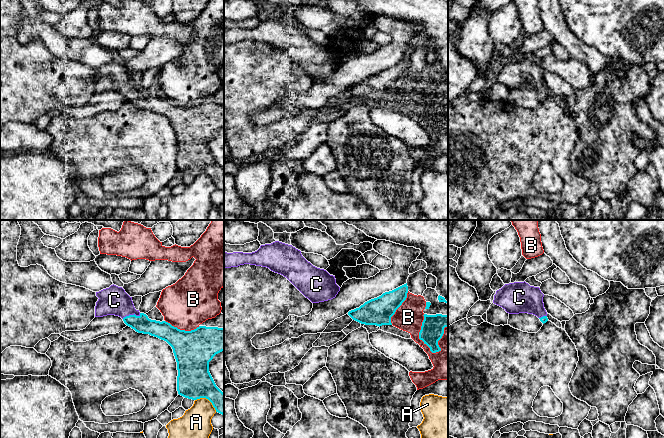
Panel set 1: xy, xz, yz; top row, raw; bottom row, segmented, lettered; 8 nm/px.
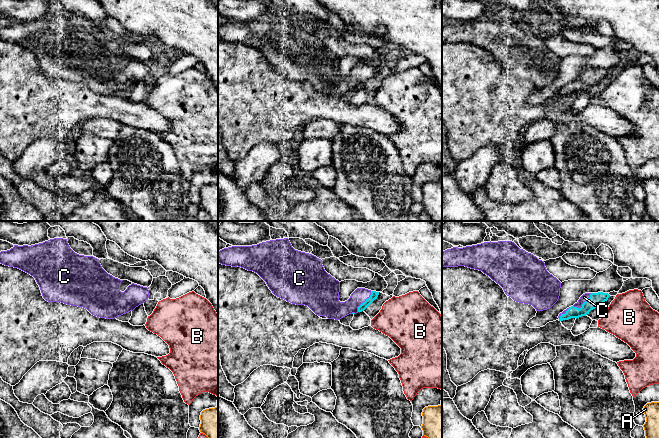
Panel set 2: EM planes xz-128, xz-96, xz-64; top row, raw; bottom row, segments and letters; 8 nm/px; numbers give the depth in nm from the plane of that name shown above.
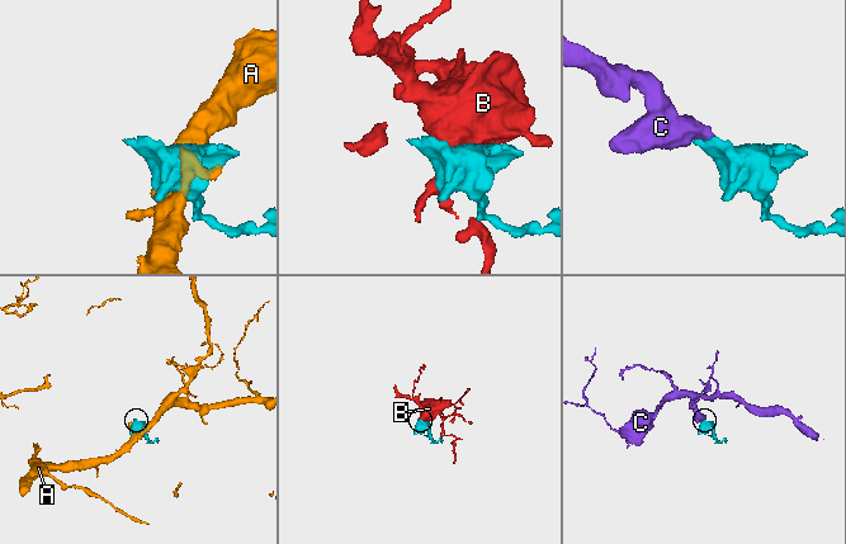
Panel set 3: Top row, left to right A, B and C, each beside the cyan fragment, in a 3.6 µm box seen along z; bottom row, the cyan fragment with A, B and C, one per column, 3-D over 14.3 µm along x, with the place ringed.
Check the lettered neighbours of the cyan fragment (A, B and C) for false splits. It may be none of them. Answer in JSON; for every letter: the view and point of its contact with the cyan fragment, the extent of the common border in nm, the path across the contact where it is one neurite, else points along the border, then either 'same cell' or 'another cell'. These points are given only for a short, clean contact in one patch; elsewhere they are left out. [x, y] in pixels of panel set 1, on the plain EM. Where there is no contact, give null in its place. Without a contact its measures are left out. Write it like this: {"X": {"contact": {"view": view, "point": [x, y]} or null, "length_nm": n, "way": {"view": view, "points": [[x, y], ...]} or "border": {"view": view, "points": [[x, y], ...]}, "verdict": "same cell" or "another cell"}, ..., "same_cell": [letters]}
{"A": {"contact": {"view": "xy", "point": [207, 174]}, "length_nm": 200, "verdict": "another cell"}, "B": {"contact": {"view": "xz", "point": [419, 112]}, "length_nm": 340, "verdict": "another cell"}, "C": {"contact": {"view": "xy", "point": [131, 91]}, "length_nm": 160, "way": {"view": "xy", "points": [[142, 100], [131, 91], [114, 76]]}, "verdict": "same cell"}, "same_cell": ["C"]}

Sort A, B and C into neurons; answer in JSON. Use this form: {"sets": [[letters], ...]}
{"sets": [["A"], ["B"], ["C"]]}

